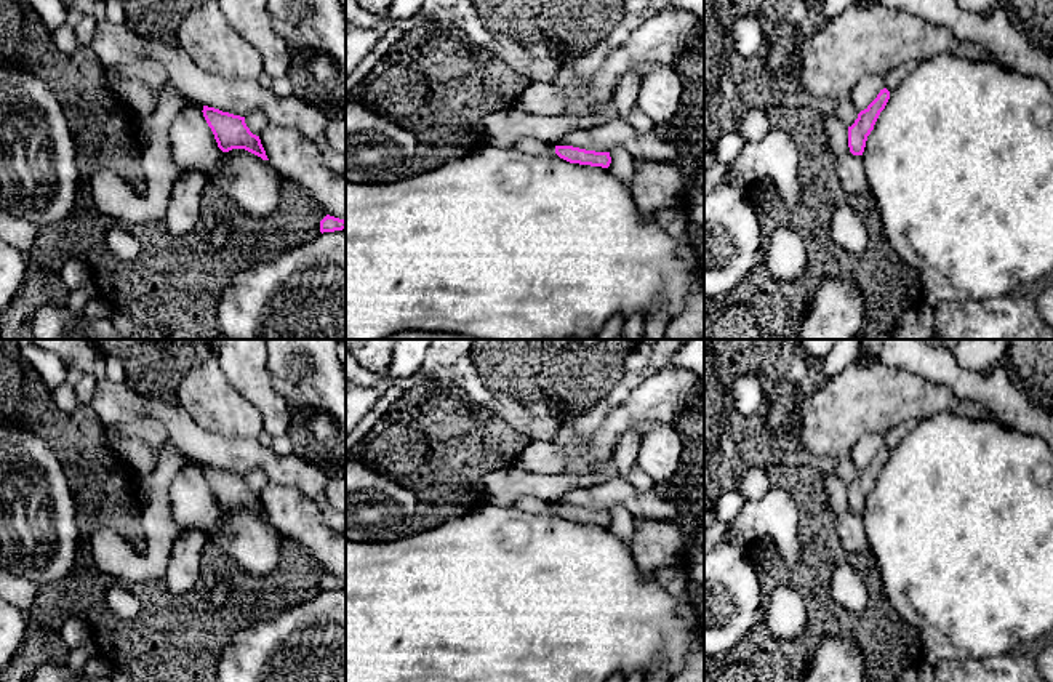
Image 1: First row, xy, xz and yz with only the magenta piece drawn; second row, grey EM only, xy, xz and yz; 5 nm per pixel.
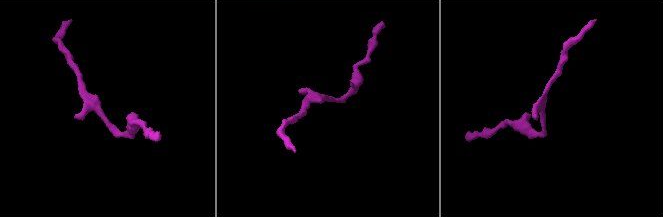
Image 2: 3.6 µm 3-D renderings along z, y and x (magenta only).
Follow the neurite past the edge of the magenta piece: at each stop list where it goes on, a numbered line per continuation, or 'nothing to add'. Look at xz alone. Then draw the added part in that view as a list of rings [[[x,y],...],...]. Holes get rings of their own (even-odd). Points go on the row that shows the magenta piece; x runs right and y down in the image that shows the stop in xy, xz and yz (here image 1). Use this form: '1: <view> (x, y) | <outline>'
nothing to add

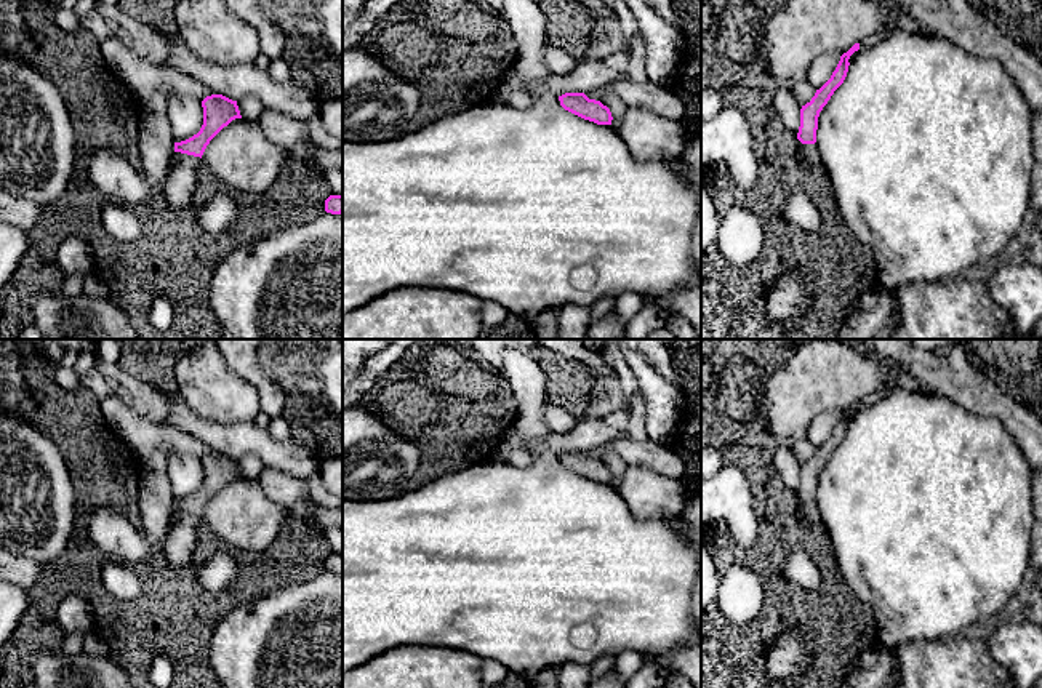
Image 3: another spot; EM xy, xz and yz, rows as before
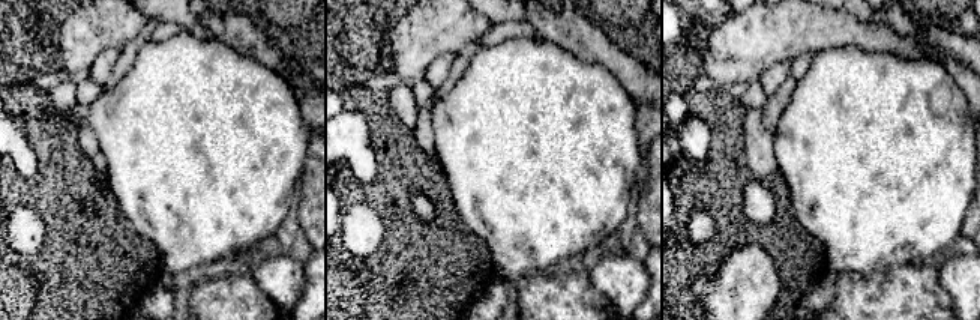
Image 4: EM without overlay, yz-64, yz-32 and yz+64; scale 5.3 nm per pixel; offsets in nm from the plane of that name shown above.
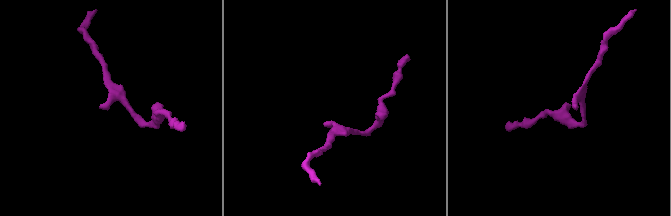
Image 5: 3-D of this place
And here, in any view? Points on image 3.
1: xy (180, 186) | [[[174,152],[163,184],[166,202],[173,211],[190,206],[200,165],[203,165],[200,157]]]

